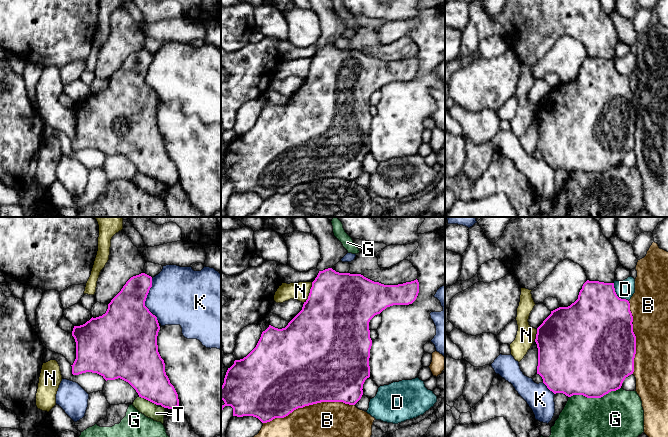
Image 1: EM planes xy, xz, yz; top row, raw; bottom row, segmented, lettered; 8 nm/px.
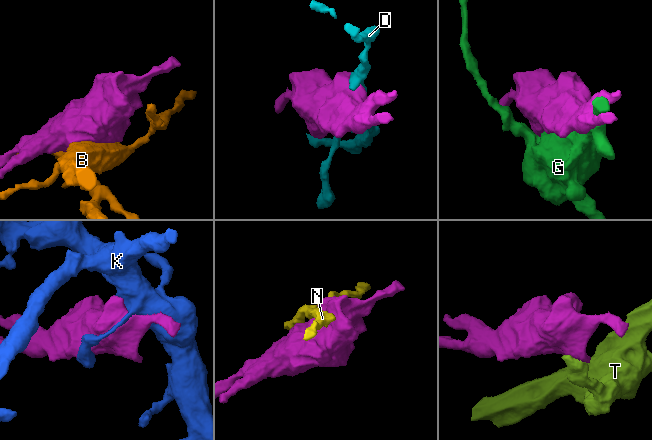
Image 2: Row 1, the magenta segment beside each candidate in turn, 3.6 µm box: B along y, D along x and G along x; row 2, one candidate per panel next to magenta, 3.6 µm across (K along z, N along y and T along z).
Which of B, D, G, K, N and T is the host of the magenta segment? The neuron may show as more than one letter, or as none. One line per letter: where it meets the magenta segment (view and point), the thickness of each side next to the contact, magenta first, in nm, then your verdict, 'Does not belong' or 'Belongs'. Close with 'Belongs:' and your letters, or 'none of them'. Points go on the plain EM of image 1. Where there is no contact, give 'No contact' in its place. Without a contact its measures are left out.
B: Touches magenta at xz (308, 181). Thickness 500 nm (magenta) against 500 nm. Does not belong
D: Touches magenta at yz (616, 71). Thickness 500 nm (magenta) against 150 nm. Does not belong
G: Touches magenta at yz (594, 173). Thickness 500 nm (magenta) against 500 nm. Does not belong
K: Touches magenta at xy (145, 75). Thickness 420 nm (magenta) against 440 nm. Does not belong
N: Touches magenta at xz (310, 68). Thickness 500 nm (magenta) against 150 nm. Does not belong
T: Touches magenta at xy (148, 176). Thickness 320 nm (magenta) against 120 nm. Does not belong
Belongs: none of them

